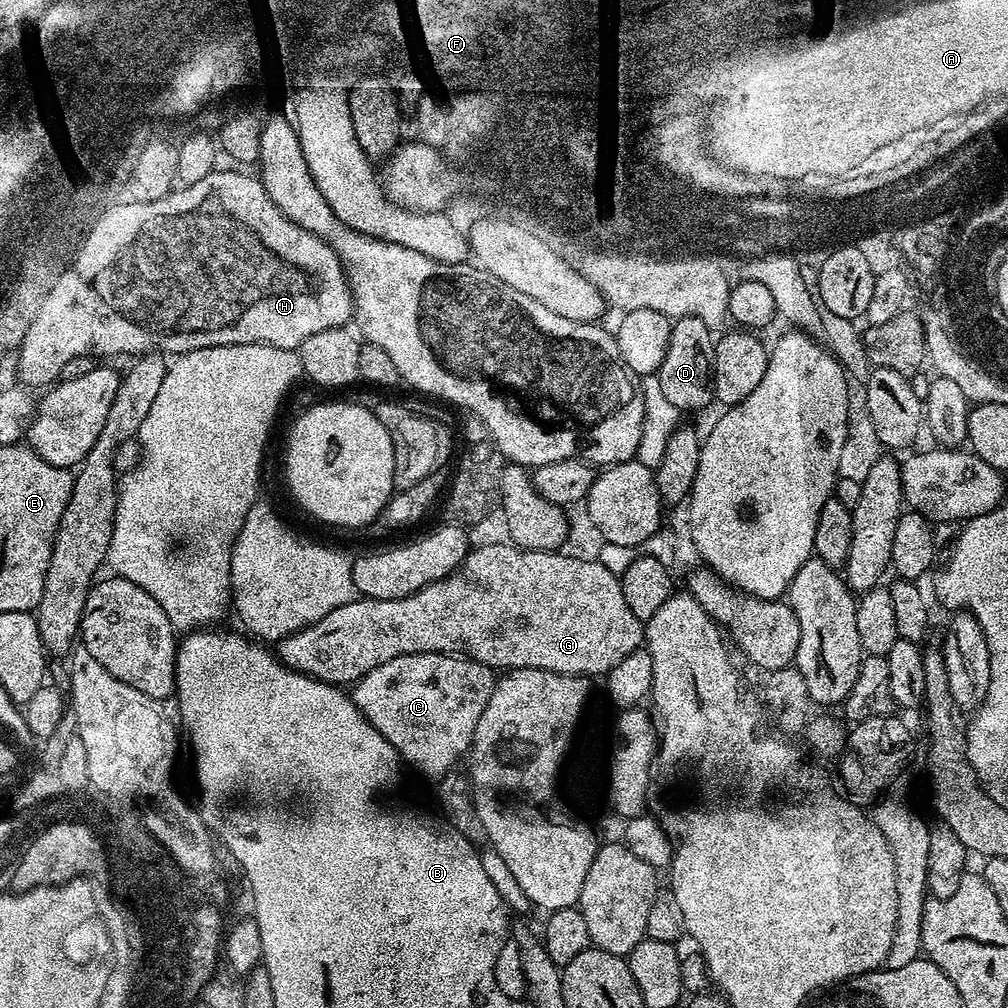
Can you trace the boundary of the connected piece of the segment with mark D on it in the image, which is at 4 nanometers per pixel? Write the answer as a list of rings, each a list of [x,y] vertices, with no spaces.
[[[682,316],[673,323],[670,342],[666,346],[666,354],[660,363],[658,375],[666,398],[680,413],[696,412],[708,403],[713,403],[712,363],[715,353],[713,329],[708,328],[702,318]]]

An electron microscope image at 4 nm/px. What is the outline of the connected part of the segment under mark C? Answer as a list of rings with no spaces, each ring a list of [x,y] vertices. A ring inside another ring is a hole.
[[[450,652],[402,654],[374,666],[351,685],[350,695],[370,726],[394,746],[409,769],[439,778],[472,747],[474,730],[498,676],[482,662]]]

